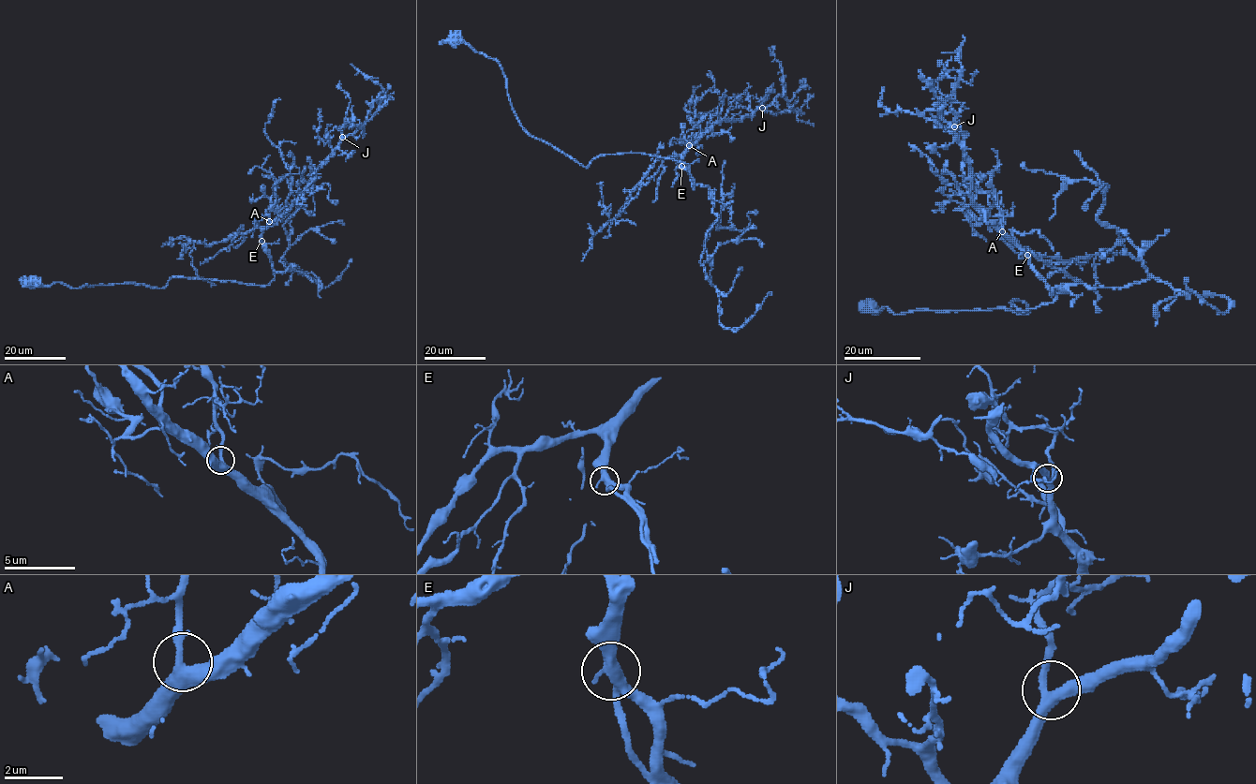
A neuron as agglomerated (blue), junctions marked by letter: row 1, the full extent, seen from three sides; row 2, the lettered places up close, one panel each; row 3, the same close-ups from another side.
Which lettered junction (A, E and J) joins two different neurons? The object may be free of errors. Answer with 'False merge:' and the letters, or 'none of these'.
False merge: none of these

